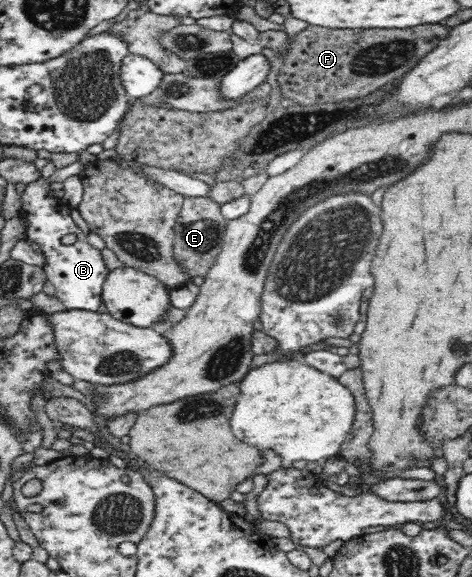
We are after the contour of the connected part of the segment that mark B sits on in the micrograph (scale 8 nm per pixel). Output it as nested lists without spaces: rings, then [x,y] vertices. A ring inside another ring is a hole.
[[[40,179],[26,185],[26,191],[21,196],[23,205],[20,217],[28,220],[28,239],[40,244],[46,254],[43,268],[55,287],[55,296],[58,300],[64,303],[67,310],[84,309],[96,312],[102,304],[103,283],[109,269],[105,266],[101,251],[89,243],[87,233],[82,233],[70,218],[71,207],[64,200],[49,197],[52,182],[51,179],[46,181]],[[68,234],[75,235],[76,241],[71,245],[63,245],[61,239]]]

